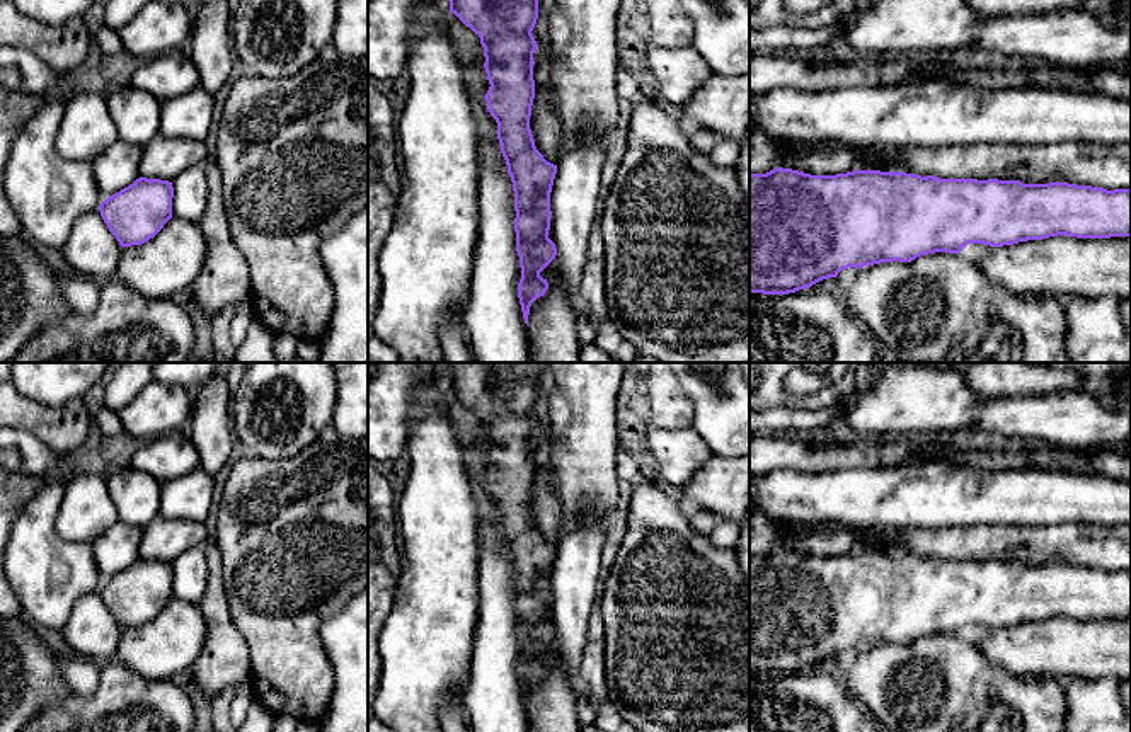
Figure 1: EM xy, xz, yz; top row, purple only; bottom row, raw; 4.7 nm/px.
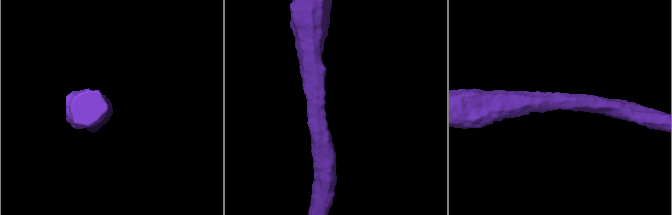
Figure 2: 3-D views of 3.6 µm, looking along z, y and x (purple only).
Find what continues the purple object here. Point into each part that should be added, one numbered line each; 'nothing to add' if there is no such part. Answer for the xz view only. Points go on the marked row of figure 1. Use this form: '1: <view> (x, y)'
nothing to add

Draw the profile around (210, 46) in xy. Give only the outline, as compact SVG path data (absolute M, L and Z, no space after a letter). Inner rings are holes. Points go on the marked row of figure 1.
M204 0L192 12L186 49L198 68L199 87L215 97L227 87L233 70L232 12L227 0Z

